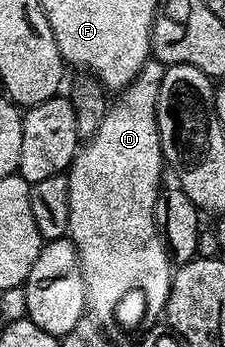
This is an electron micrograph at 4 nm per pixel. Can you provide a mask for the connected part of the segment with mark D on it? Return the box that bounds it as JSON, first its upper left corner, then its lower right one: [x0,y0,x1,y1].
[66,57,172,325]

